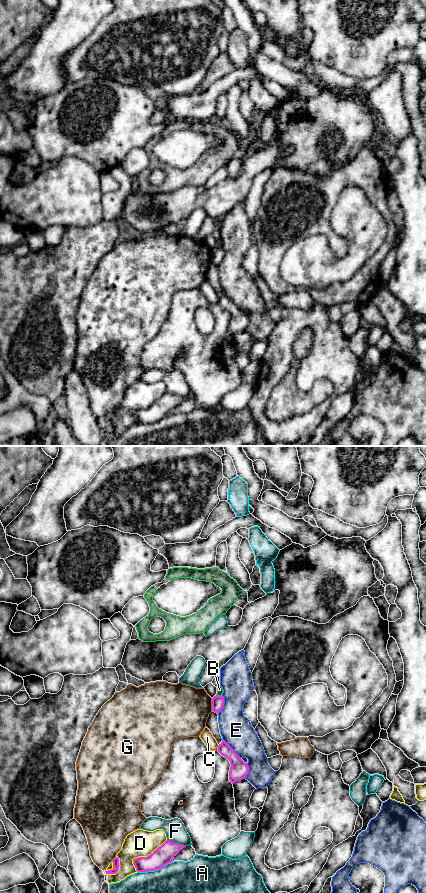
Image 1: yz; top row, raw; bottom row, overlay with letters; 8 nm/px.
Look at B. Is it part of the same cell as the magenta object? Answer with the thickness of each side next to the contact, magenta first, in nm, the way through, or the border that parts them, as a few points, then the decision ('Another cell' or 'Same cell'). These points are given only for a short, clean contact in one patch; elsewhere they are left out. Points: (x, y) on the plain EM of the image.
Thickness 100 nm (magenta) against 50 nm. Boundary: yz (216, 246), (221, 247). Another cell

